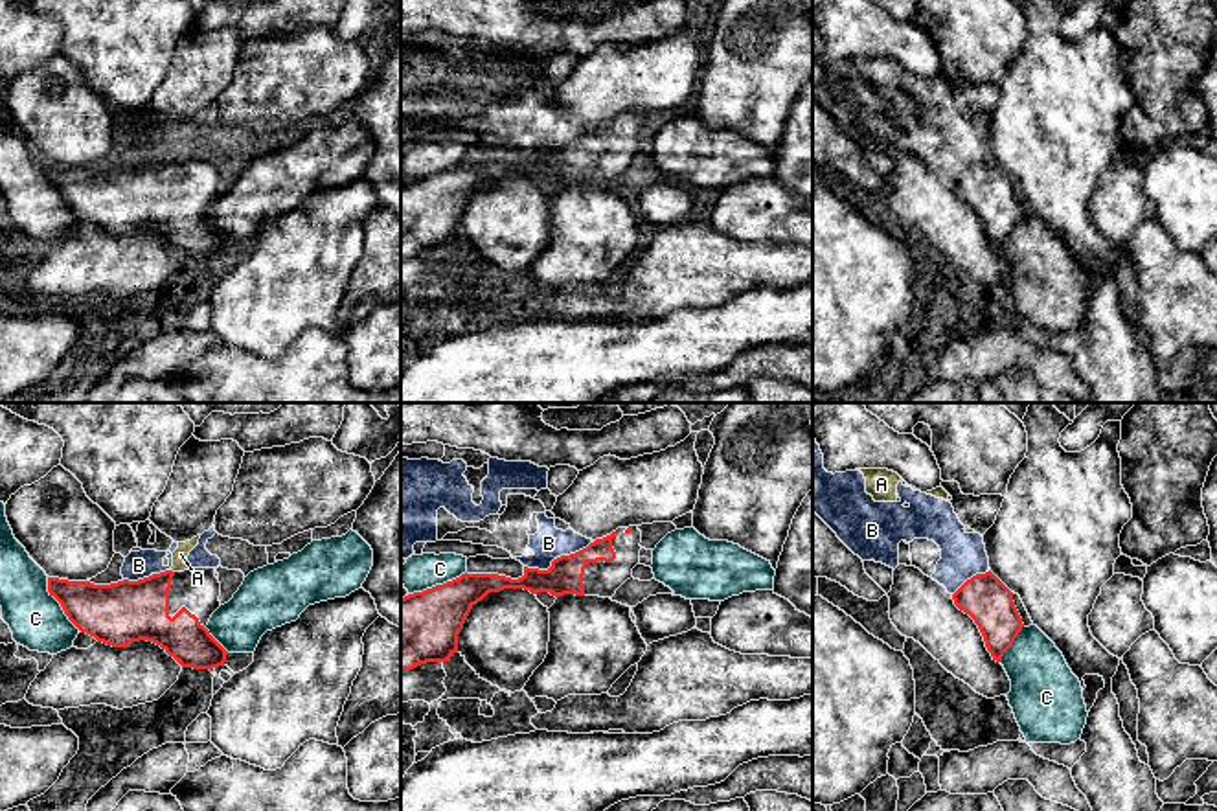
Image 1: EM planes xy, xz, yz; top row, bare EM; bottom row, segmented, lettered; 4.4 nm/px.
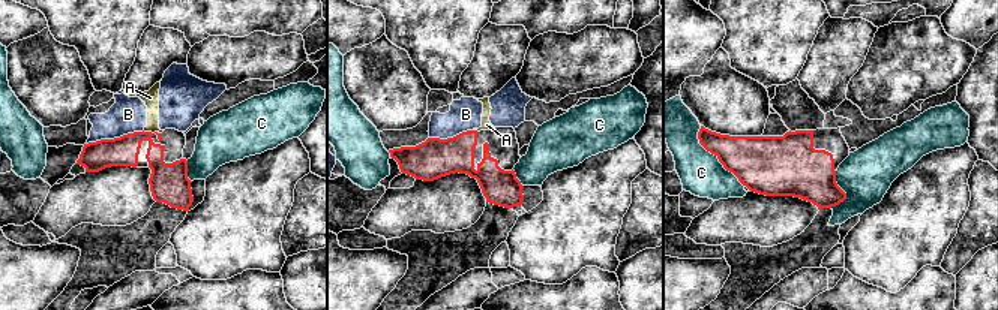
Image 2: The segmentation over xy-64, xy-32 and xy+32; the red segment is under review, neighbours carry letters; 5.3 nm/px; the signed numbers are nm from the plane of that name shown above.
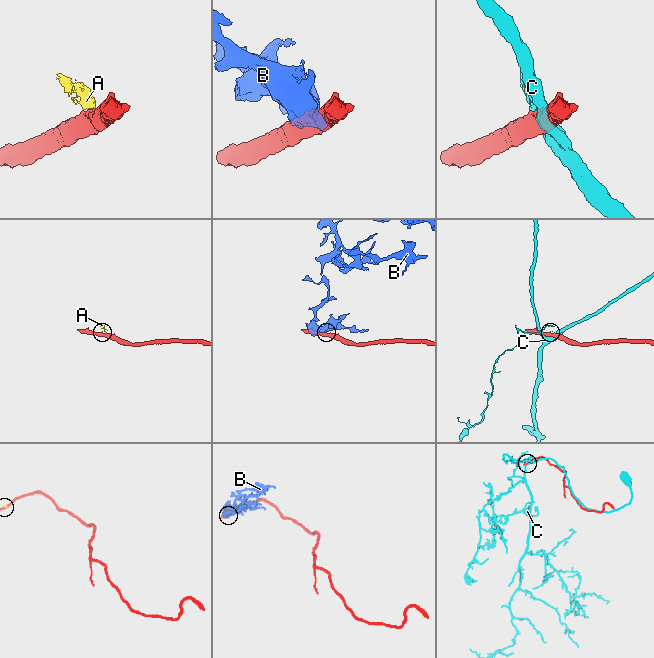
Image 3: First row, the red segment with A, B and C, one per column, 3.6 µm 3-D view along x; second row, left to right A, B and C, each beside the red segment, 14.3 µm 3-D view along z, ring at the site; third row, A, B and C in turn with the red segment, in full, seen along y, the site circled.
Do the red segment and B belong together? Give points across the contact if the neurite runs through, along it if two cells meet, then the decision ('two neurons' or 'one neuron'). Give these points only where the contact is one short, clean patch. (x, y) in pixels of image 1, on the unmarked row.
along xz (594, 129), (557, 144), (546, 157), (524, 155) | two neurons

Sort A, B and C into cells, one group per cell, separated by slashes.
A B / C

